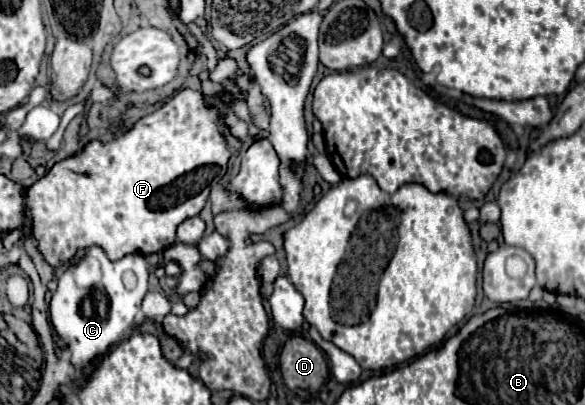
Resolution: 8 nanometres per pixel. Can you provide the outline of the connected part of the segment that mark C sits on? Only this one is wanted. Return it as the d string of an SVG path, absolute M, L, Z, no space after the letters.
M89 247L83 259L59 277L59 287L49 303L49 319L57 335L67 343L75 367L87 367L97 355L129 335L147 293L147 279L149 263L143 255L127 255L119 261L109 261L101 247Z

